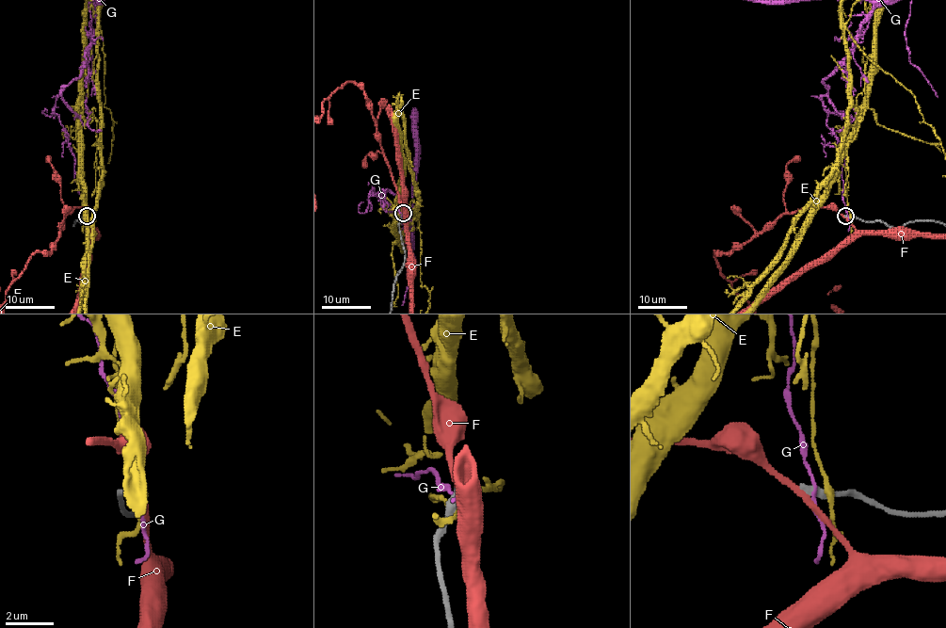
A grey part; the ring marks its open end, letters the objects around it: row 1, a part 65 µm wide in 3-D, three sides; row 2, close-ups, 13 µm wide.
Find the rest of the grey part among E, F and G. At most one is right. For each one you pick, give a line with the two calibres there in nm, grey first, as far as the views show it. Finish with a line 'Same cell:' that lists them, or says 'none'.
Same cell: none

